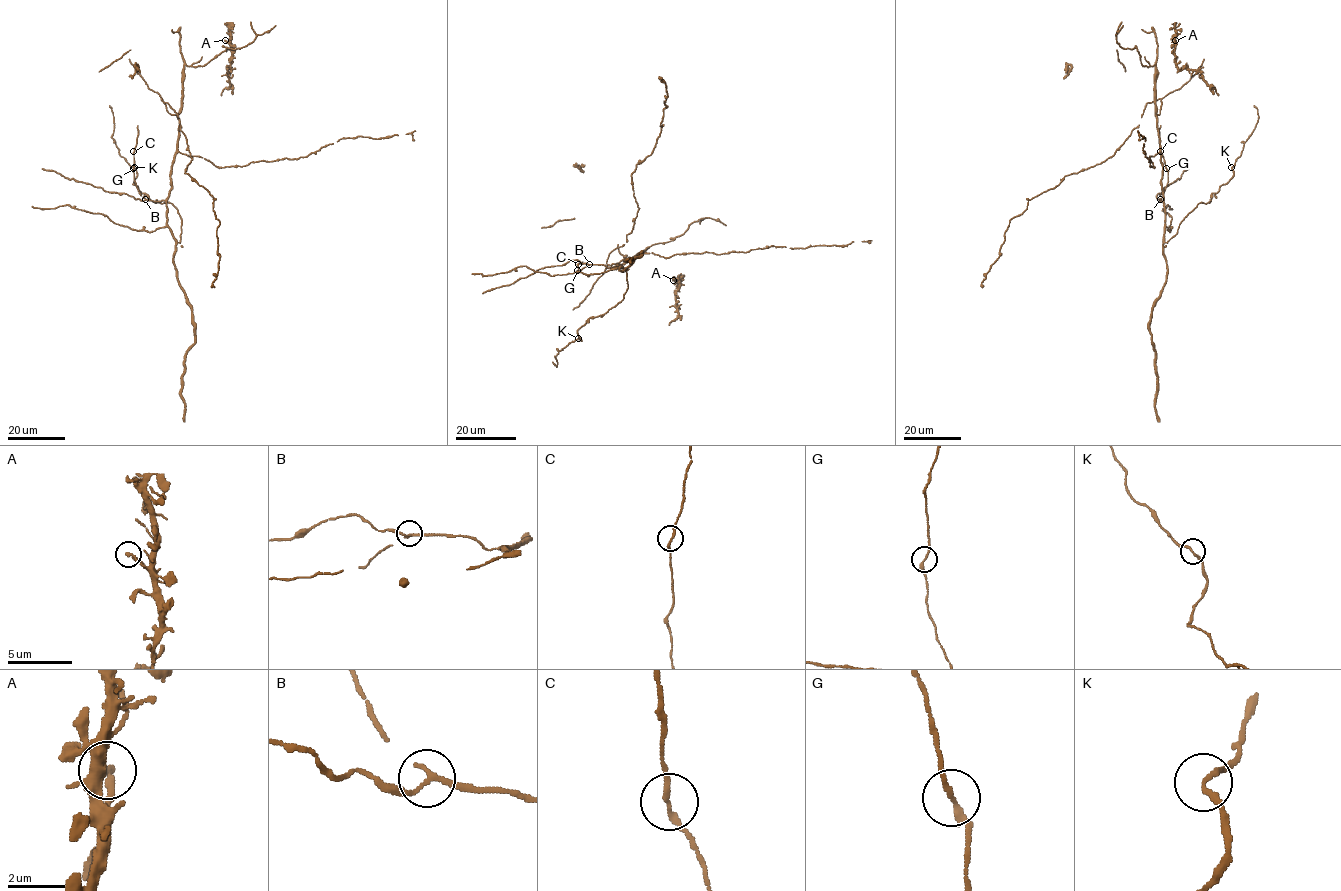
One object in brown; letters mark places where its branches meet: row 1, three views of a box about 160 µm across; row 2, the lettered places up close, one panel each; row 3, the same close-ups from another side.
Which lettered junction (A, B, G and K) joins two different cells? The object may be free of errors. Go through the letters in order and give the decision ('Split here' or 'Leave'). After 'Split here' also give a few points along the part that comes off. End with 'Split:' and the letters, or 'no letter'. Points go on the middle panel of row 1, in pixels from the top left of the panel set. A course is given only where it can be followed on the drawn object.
A: Leave
B: Leave
G: Leave
K: Leave
Split: no letter

